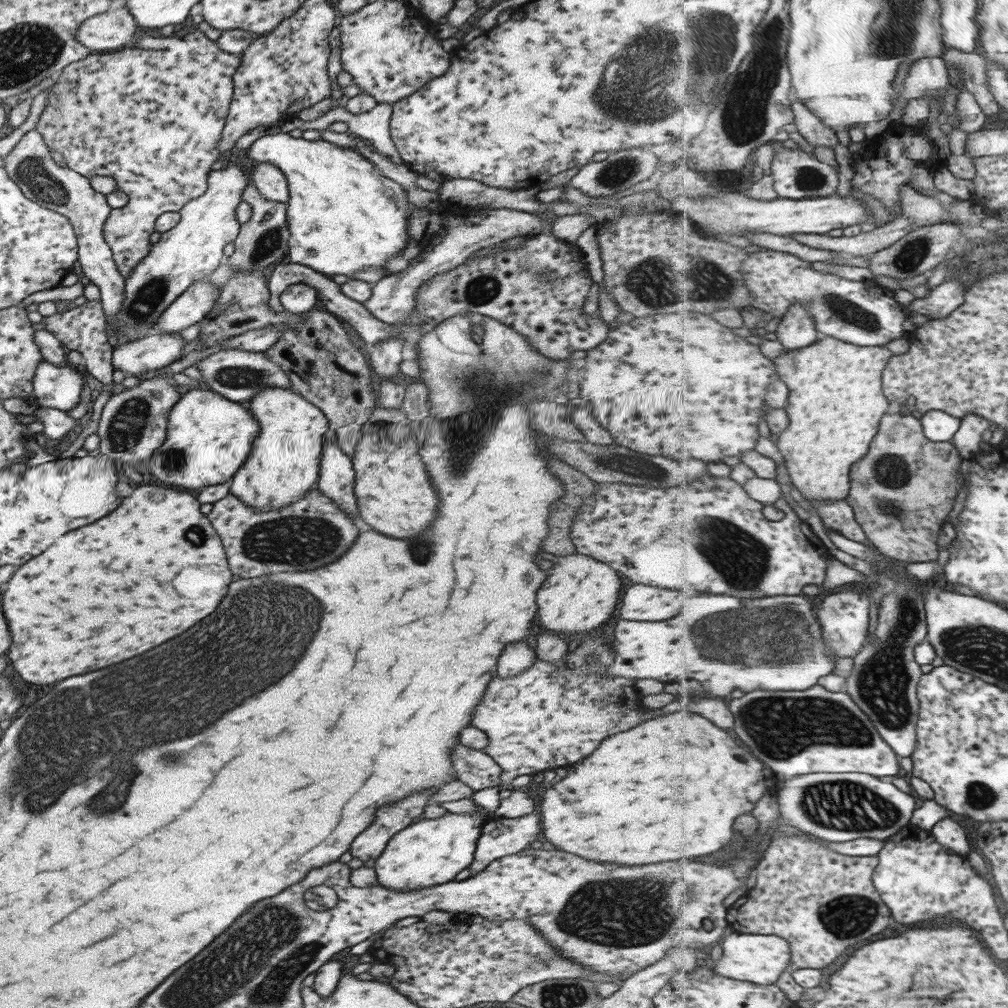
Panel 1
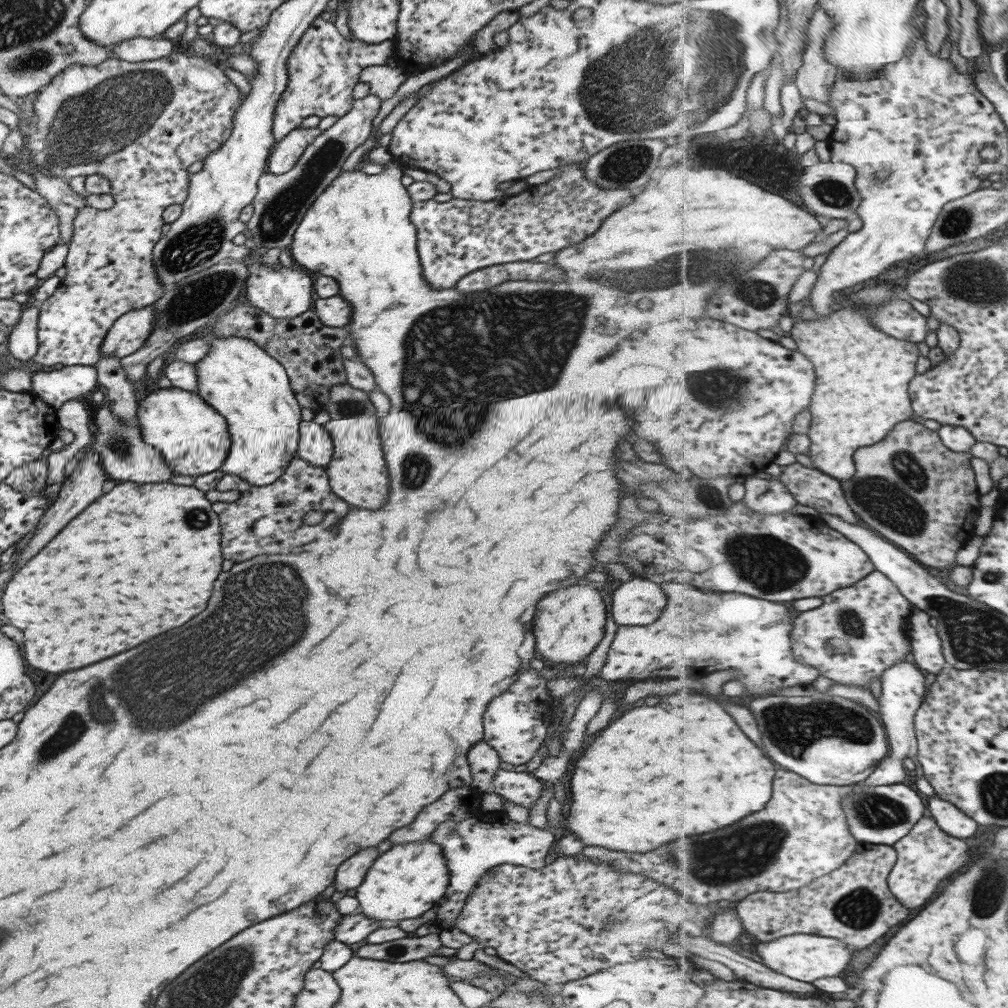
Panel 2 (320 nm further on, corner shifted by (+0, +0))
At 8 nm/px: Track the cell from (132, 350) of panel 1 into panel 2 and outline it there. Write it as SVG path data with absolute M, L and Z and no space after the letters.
M69 365L59 370L32 373L32 393L43 402L58 409L67 400L76 400L83 394L94 391L98 384L94 366Z

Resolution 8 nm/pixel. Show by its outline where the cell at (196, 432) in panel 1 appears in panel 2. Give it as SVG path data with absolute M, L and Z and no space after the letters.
M175 387L150 392L136 405L142 441L156 448L175 475L199 476L217 471L230 445L225 419L198 394Z

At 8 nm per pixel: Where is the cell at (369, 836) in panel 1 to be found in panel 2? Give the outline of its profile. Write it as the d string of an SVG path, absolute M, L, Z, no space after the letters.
M365 848L363 852L347 858L335 872L334 890L345 892L346 890L357 888L377 857L375 848Z

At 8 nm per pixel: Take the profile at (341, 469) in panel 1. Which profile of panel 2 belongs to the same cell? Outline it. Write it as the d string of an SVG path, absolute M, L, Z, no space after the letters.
M300 420L296 456L315 466L325 468L331 460L332 440L327 429L314 421Z

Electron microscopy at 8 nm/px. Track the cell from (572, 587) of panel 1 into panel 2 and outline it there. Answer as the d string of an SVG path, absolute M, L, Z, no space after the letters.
M575 584L569 588L549 592L535 606L535 620L533 620L535 652L549 662L576 665L593 652L597 642L603 638L603 626L605 626L605 604L601 602L601 596L595 588Z

